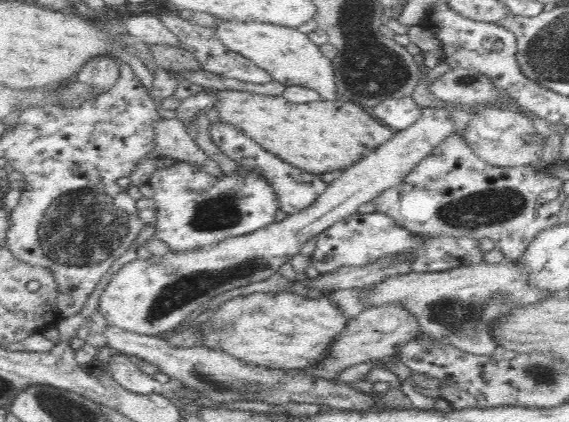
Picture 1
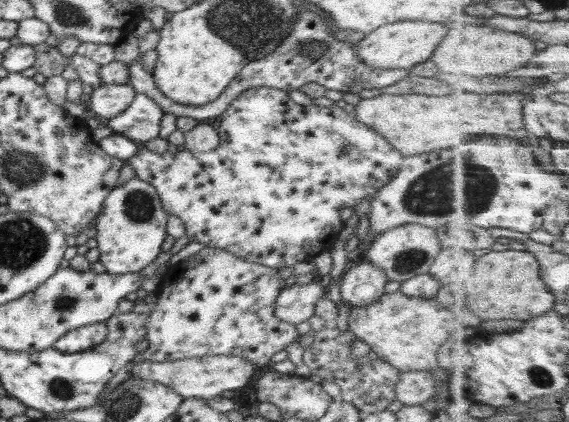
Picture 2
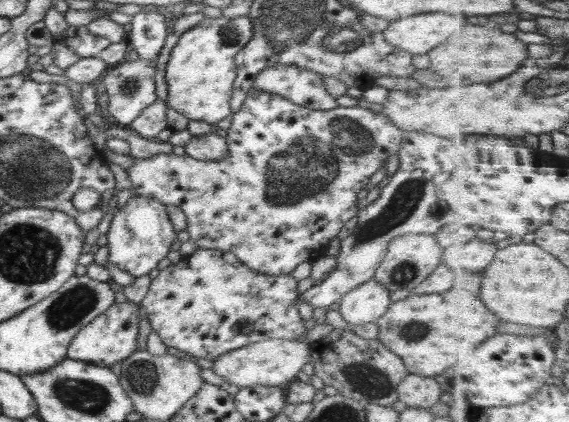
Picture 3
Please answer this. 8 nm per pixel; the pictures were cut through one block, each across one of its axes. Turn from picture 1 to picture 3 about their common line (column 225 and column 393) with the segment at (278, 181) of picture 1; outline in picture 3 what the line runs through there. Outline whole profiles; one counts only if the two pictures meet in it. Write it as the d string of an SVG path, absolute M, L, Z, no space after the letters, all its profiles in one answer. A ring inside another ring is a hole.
M252 88L231 121L231 126L227 129L226 143L228 143L228 156L224 160L204 161L193 159L188 154L178 155L174 153L160 153L150 158L134 158L132 166L126 169L128 177L133 185L135 195L145 198L152 198L162 205L178 206L187 219L186 232L190 235L190 240L202 249L217 249L220 251L232 252L245 266L256 270L262 274L280 275L288 274L296 269L302 262L314 261L326 256L329 243L344 228L346 222L358 215L358 193L370 182L372 174L382 166L385 166L391 154L398 154L401 142L404 139L404 131L398 128L386 115L375 113L370 109L352 106L340 106L332 110L314 110L299 104L294 104L278 94L262 92Z

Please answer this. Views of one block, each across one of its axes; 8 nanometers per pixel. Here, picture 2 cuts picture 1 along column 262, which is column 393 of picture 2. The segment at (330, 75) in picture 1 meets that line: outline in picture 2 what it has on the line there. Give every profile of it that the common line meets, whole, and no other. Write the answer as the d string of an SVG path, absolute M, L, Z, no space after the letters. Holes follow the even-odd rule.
M414 20L391 22L380 25L376 30L365 33L365 37L354 45L355 53L362 62L374 68L406 68L426 62L440 40L449 31L450 24L436 22L416 22Z

